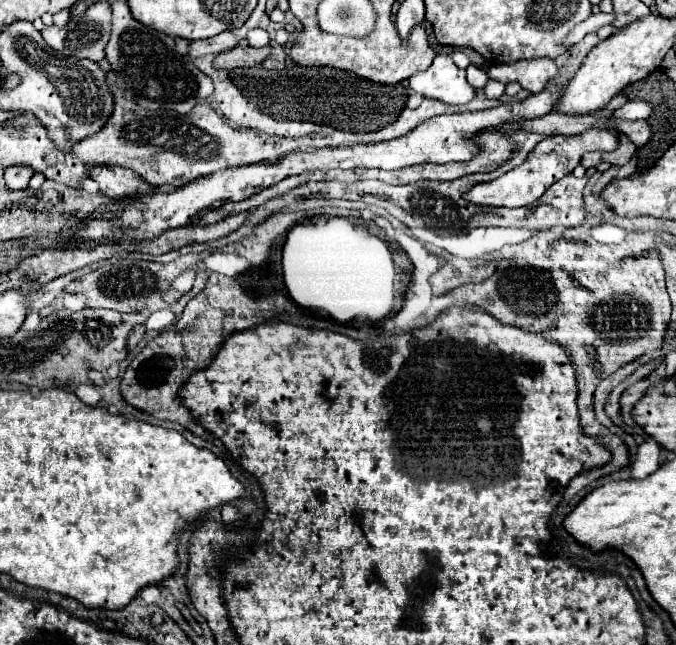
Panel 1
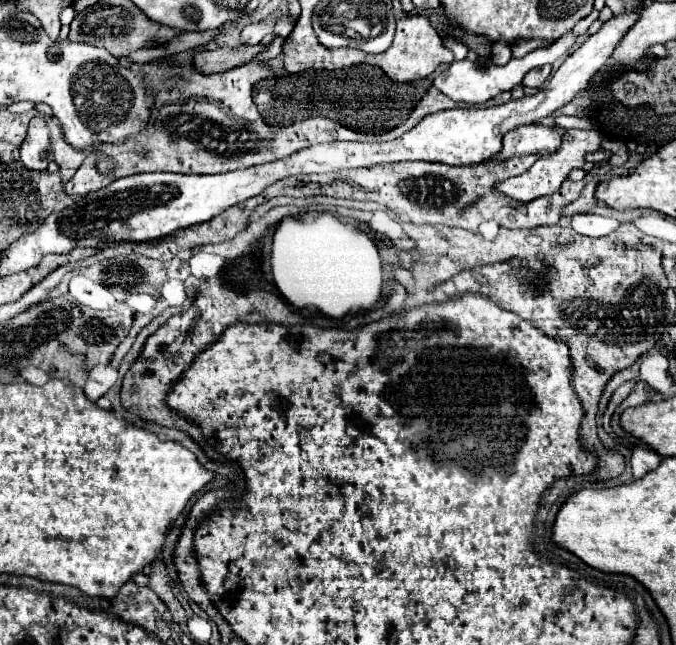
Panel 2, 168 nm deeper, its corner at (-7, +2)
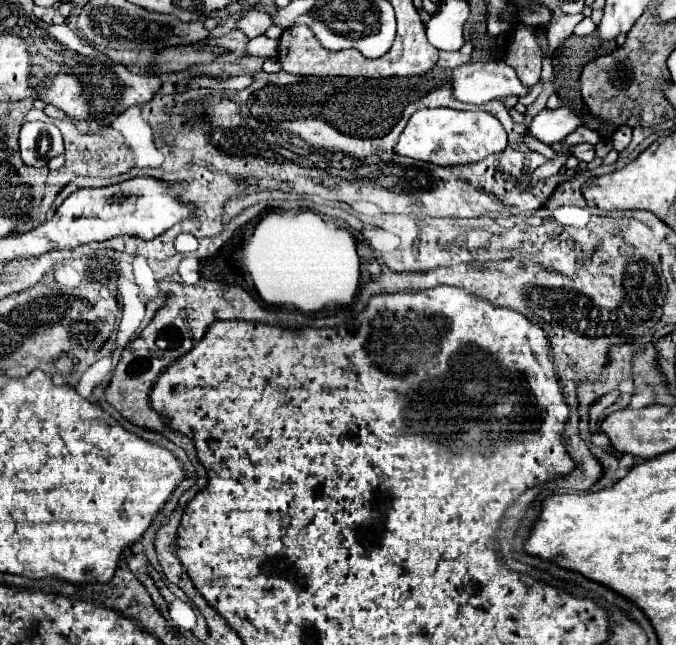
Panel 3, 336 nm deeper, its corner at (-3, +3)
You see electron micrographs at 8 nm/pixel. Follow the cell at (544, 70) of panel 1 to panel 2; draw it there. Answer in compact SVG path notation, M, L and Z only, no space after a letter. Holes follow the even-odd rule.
M543 65L543 67L537 67L537 69L531 69L525 77L523 77L523 85L525 87L541 87L545 83L545 79L549 77L551 73L551 65Z

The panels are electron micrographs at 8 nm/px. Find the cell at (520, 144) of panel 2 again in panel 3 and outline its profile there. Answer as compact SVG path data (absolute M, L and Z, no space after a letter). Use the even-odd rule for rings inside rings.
M561 106L557 110L545 108L533 118L531 126L527 128L527 134L537 138L539 142L551 146L555 142L561 142L579 124L581 124L581 120L577 118L577 114L565 106Z

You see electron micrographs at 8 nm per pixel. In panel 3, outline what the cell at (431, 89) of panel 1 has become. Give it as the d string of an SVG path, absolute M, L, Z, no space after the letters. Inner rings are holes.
M503 60L467 62L453 68L453 98L469 104L485 104L507 96L523 96L527 88L519 82L517 72Z

